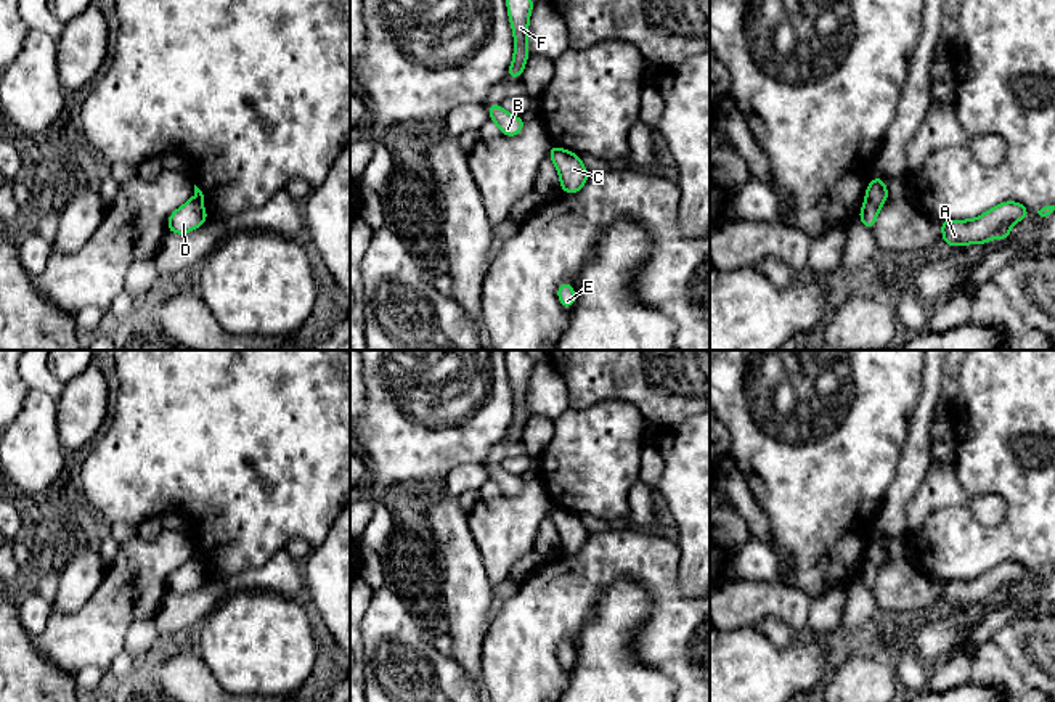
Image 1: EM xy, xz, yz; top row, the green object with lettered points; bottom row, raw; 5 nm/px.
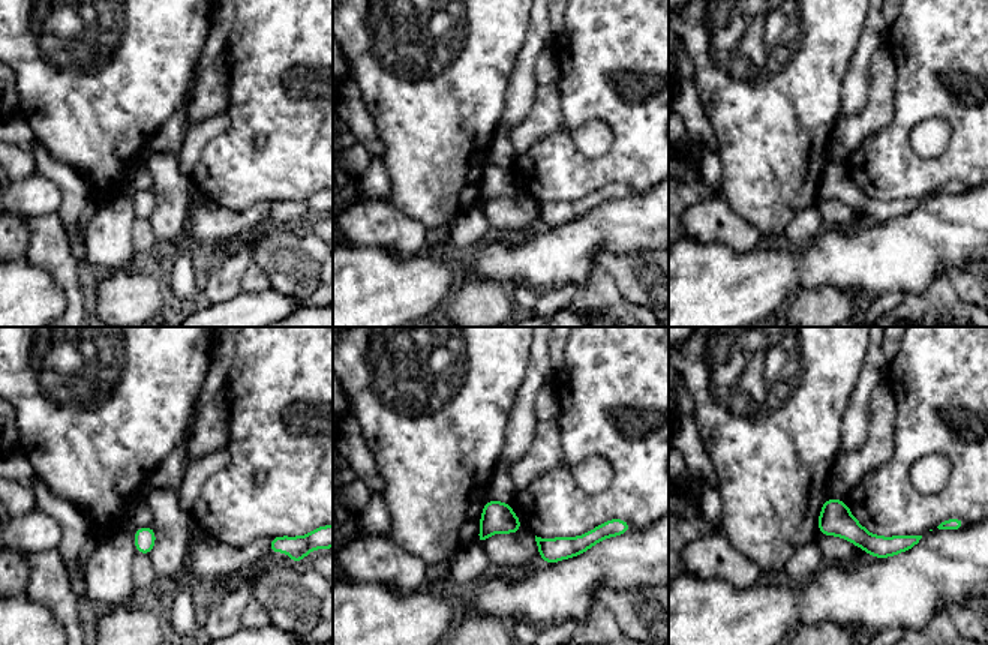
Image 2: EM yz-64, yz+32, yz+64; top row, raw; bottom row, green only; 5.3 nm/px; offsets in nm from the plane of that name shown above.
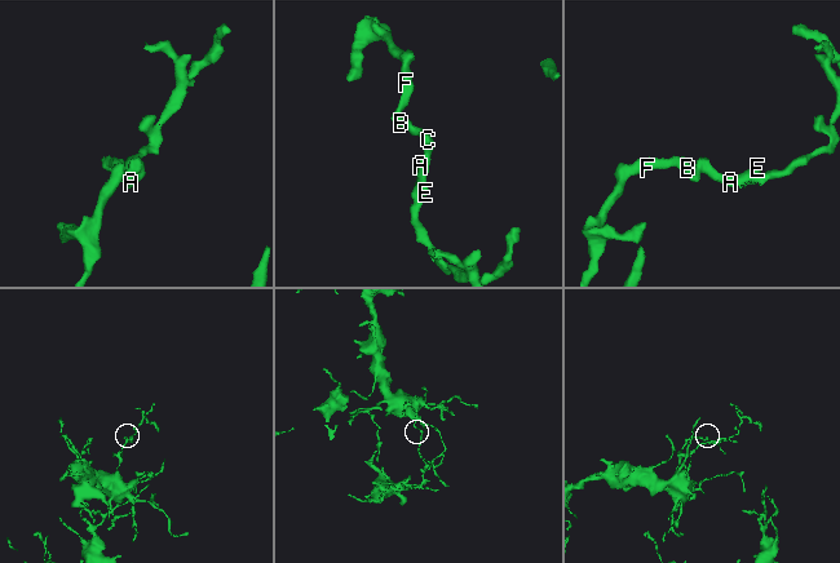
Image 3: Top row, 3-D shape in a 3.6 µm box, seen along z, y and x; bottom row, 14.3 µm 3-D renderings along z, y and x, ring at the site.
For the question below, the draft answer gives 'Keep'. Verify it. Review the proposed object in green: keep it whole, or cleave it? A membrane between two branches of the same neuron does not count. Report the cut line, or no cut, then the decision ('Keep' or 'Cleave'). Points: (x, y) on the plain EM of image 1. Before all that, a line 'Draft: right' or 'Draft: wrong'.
Draft: wrong
Split along yz (866, 558), (879, 567). Cleave

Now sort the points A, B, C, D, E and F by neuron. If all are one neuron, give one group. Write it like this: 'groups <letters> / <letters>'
groups A C E / B D F

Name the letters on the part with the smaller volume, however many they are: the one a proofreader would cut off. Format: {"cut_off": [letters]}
{"cut_off": ["A", "C", "E"]}

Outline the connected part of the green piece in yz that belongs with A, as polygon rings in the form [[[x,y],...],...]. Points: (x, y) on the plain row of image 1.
[[[1005,561],[973,580],[938,580],[938,583],[943,590],[943,604],[959,607],[983,602],[989,607],[989,598],[1008,601],[1008,588],[1031,573],[1018,561]]]

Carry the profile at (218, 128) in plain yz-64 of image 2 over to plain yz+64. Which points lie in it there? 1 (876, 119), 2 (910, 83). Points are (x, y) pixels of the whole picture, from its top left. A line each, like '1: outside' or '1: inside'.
1: inside
2: outside

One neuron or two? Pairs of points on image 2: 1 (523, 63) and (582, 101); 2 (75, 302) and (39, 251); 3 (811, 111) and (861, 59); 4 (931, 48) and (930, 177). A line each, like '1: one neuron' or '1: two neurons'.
1: two neurons
2: one neuron
3: two neurons
4: one neuron

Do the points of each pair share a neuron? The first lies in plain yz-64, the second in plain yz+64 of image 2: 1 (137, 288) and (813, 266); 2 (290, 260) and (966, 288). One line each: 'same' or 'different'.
1: different
2: same

